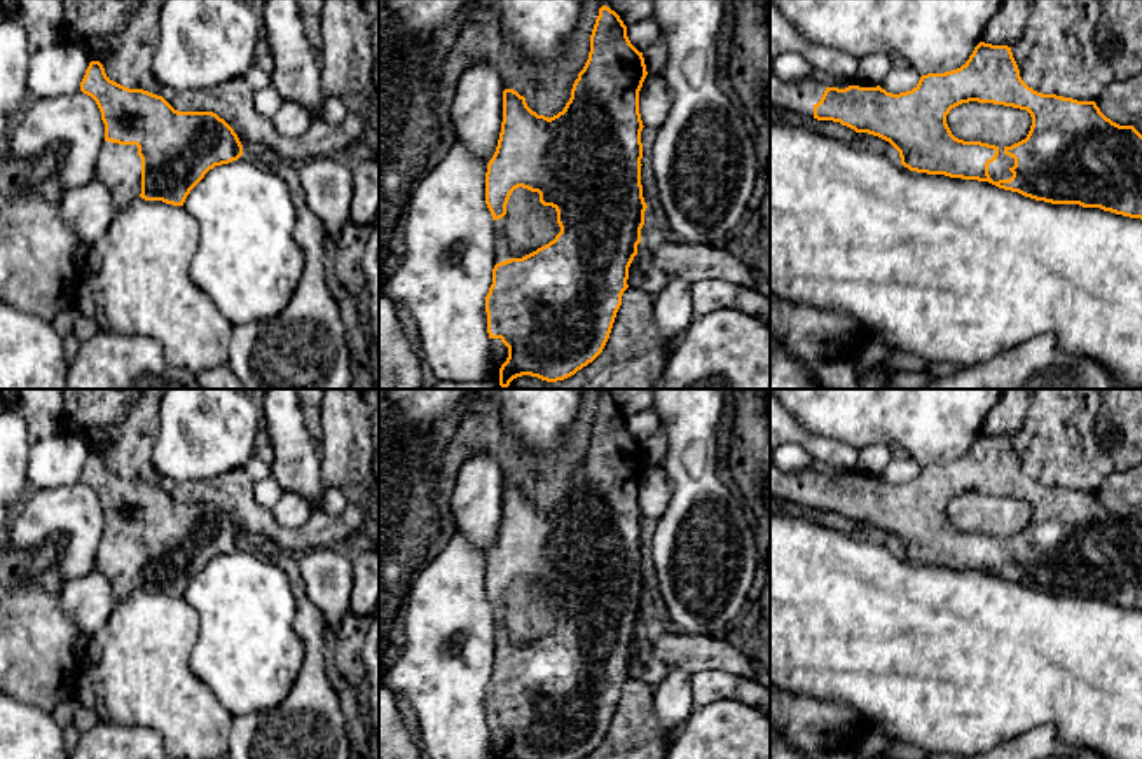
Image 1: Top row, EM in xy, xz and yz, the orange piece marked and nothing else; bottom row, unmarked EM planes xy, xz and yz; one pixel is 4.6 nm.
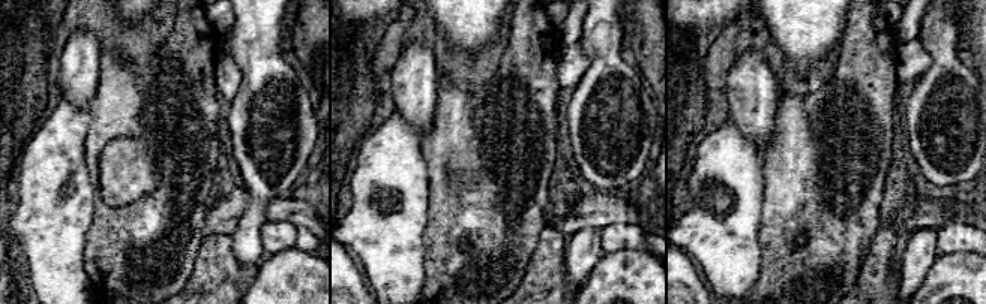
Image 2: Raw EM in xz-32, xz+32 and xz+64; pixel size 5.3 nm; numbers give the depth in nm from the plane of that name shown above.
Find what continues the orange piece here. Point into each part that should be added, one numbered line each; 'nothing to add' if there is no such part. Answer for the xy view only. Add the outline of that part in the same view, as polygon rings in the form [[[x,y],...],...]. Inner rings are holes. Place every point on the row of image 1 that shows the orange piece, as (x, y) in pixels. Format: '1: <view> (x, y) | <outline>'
1: xy (119, 166) | [[[103,141],[98,155],[96,180],[110,192],[117,209],[141,194],[141,159],[136,145]]]

